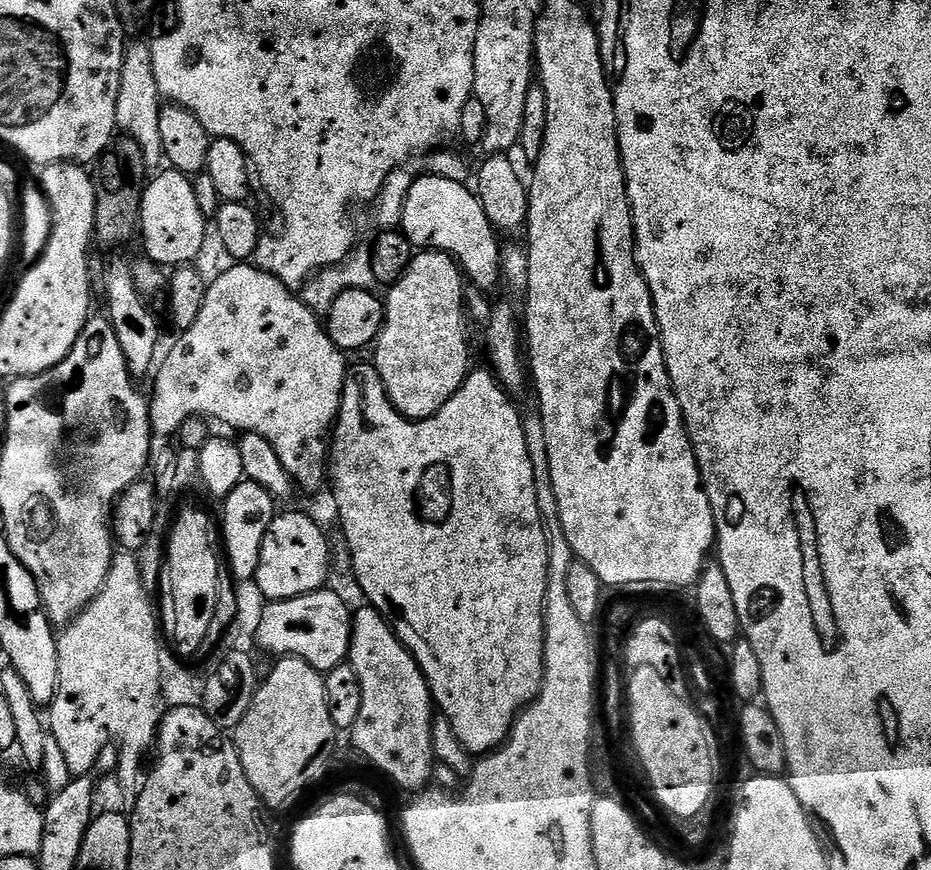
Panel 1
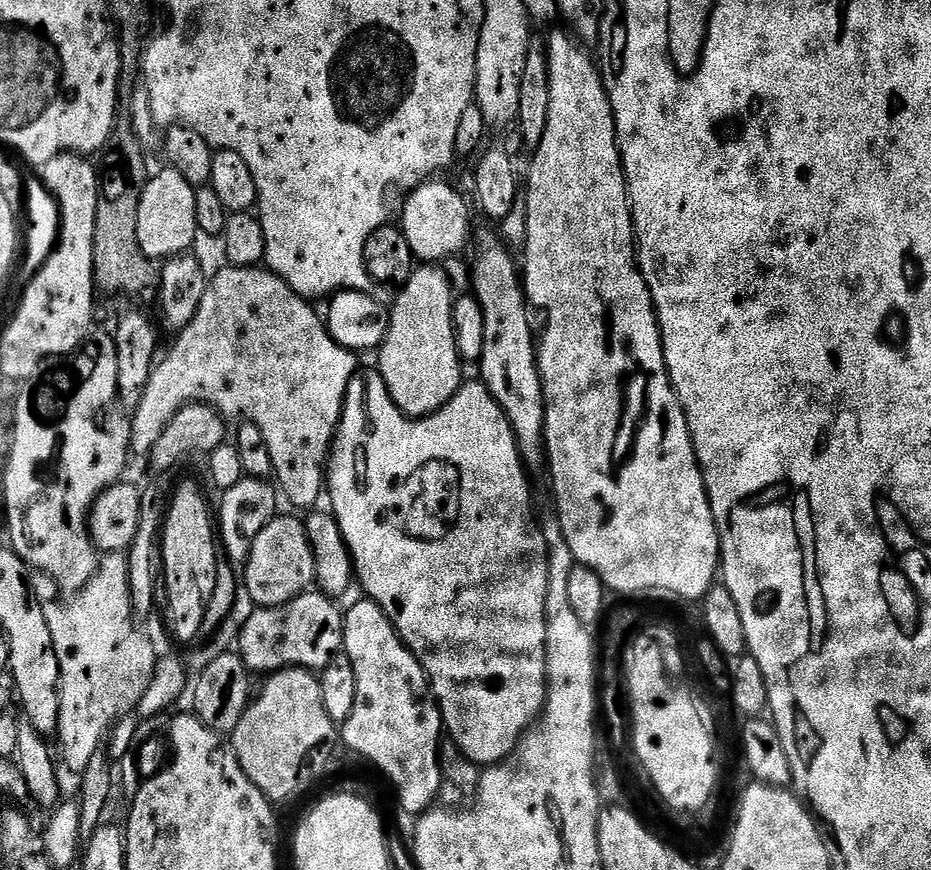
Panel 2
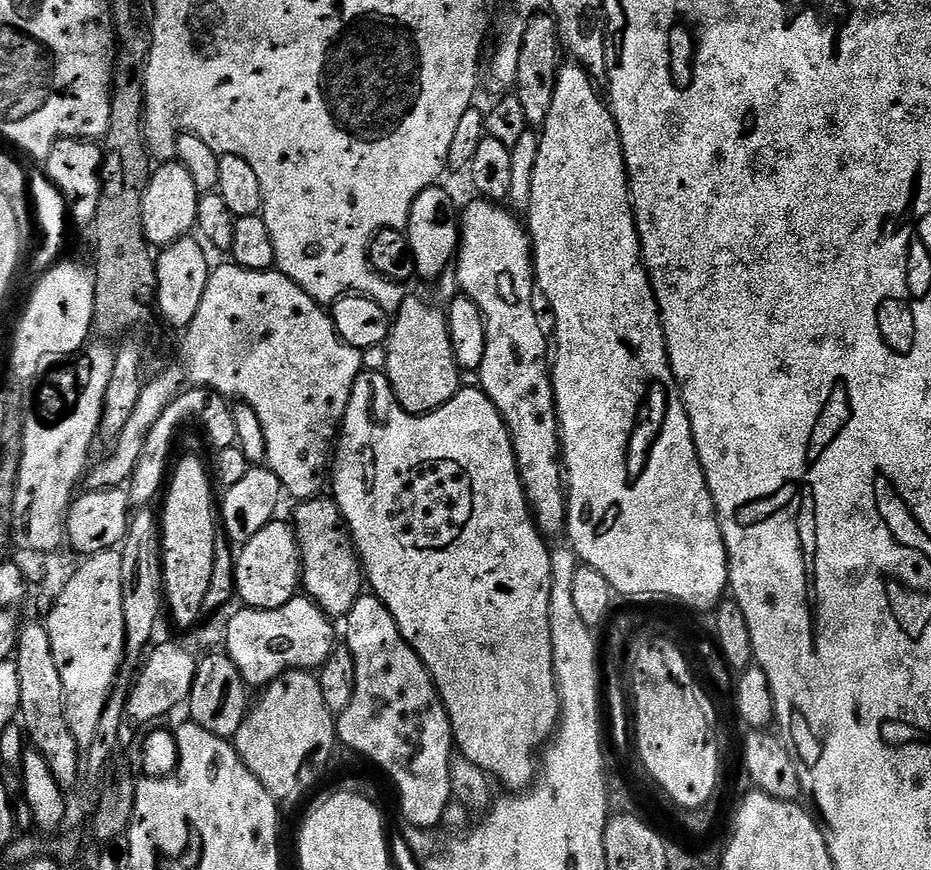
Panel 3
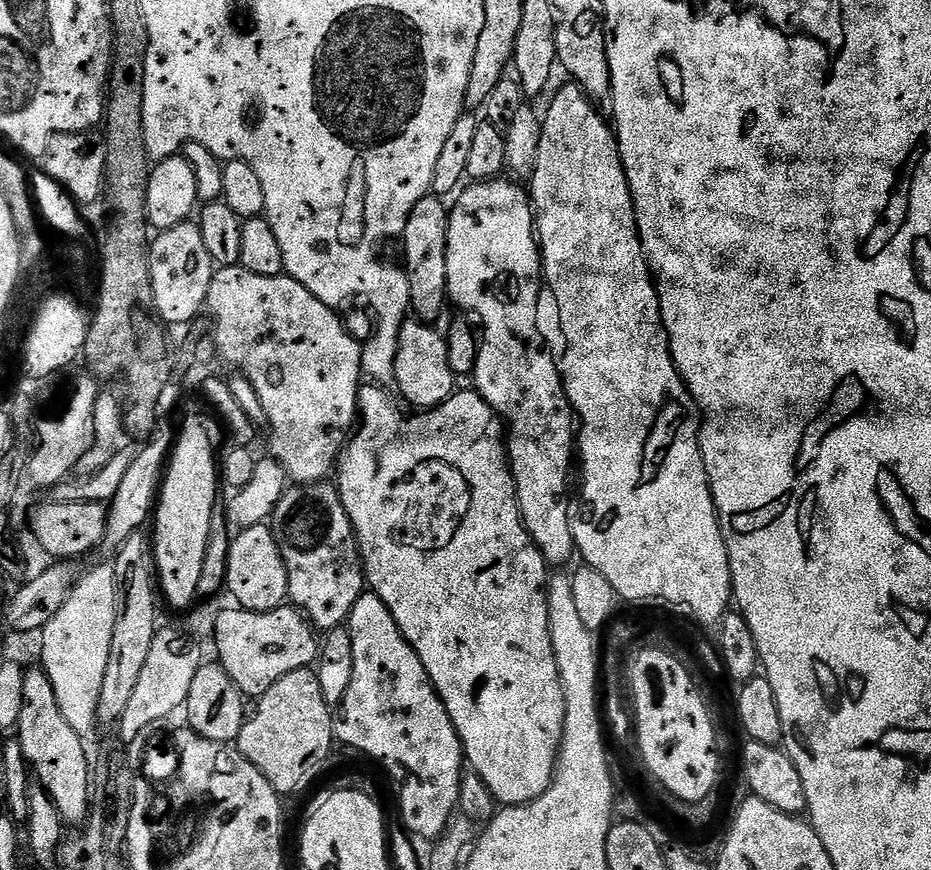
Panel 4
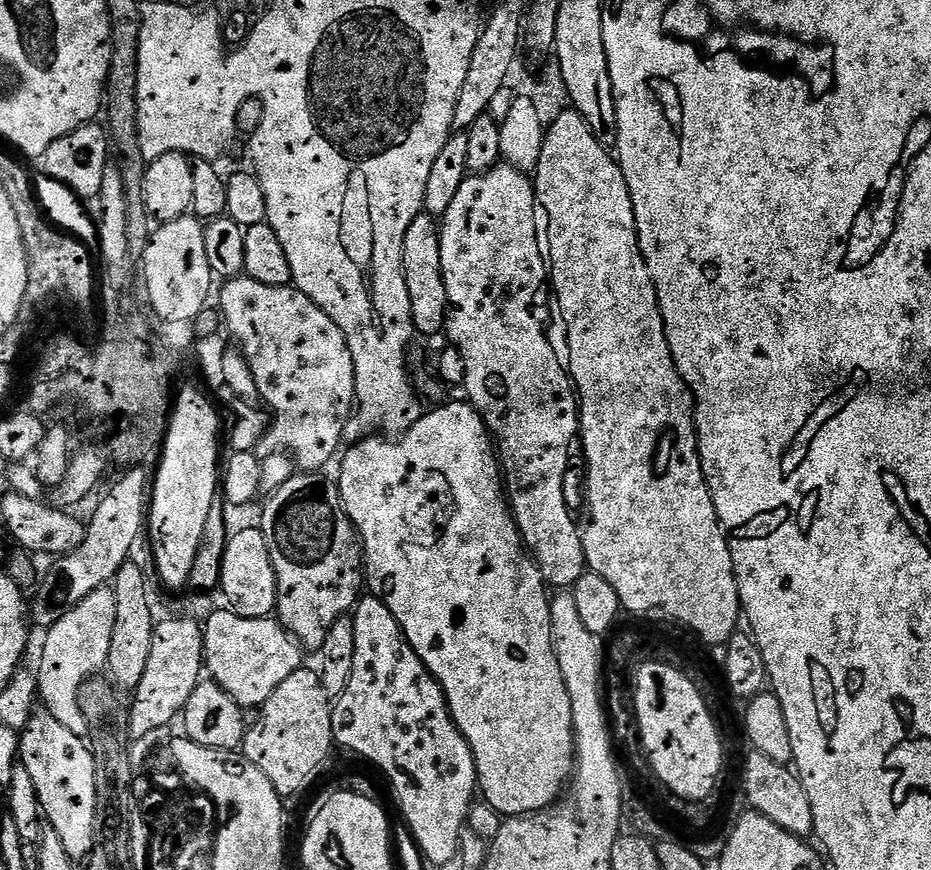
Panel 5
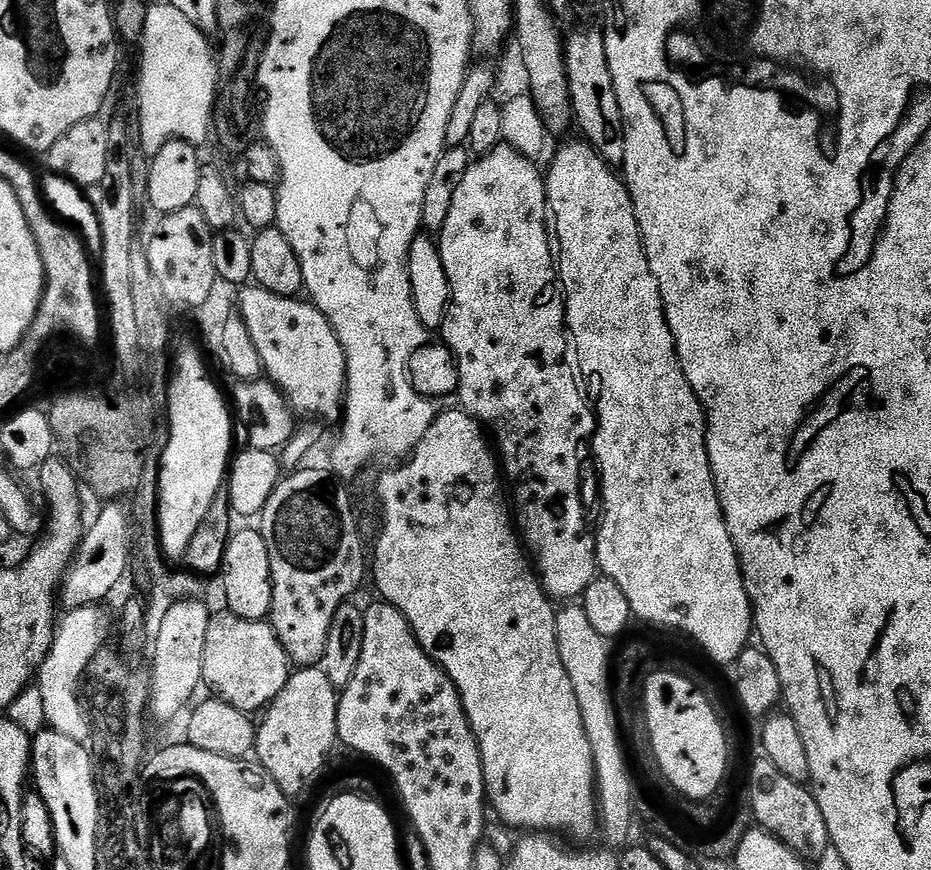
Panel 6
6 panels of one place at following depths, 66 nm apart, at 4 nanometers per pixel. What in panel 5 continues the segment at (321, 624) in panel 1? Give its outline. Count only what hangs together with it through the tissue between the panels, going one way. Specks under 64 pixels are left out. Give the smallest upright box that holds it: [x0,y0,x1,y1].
[202,610,305,710]

